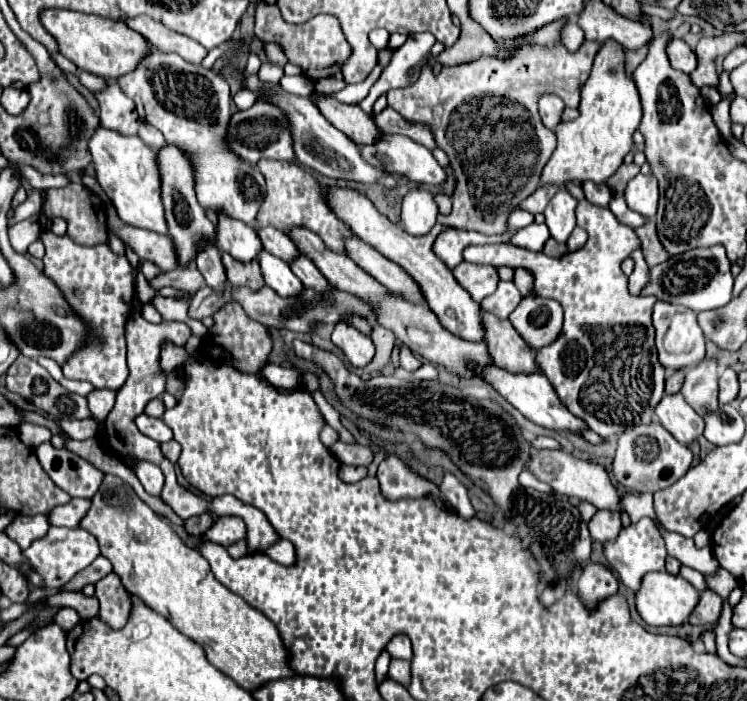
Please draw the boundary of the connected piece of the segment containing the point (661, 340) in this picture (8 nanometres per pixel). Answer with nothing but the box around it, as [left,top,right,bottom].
[653,302,705,370]

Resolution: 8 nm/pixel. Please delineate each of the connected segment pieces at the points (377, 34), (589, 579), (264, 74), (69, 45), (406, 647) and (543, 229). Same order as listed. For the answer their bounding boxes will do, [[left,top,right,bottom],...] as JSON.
[[369,30,389,50],[577,562,619,606],[259,62,283,82],[39,8,149,80],[387,634,413,658],[509,224,549,252]]

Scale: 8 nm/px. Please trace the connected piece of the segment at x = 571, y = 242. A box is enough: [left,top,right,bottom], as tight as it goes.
[567,228,587,252]

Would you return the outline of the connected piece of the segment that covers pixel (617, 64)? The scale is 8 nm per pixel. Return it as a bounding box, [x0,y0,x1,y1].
[543,42,641,186]

